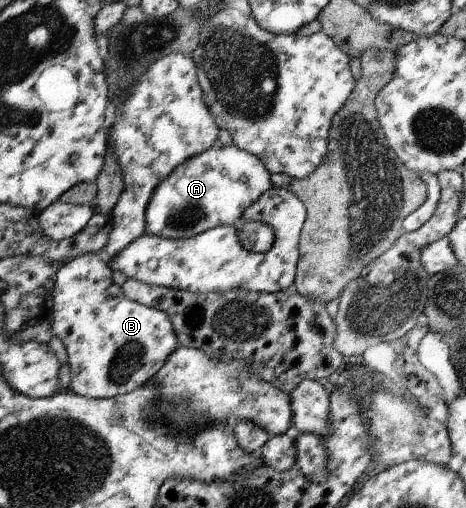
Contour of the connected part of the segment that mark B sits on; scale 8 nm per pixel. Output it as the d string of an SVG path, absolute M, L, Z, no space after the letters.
M98 252L84 253L66 260L56 271L52 284L53 307L49 323L53 334L64 342L69 356L70 390L88 398L105 399L125 395L151 383L179 345L169 314L129 299L120 286L112 282L112 272L107 260L101 259Z

